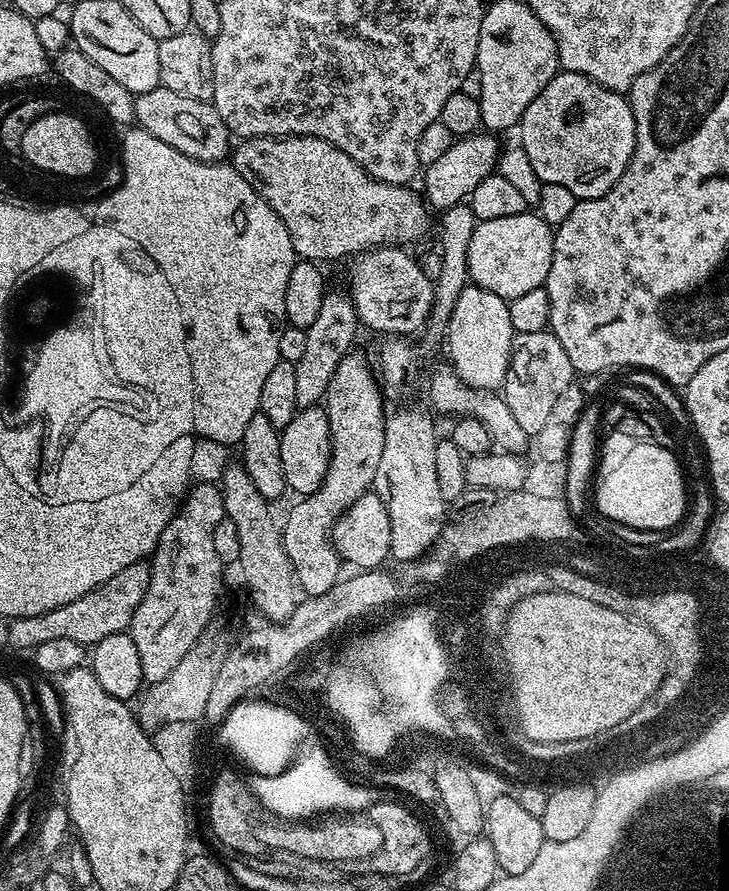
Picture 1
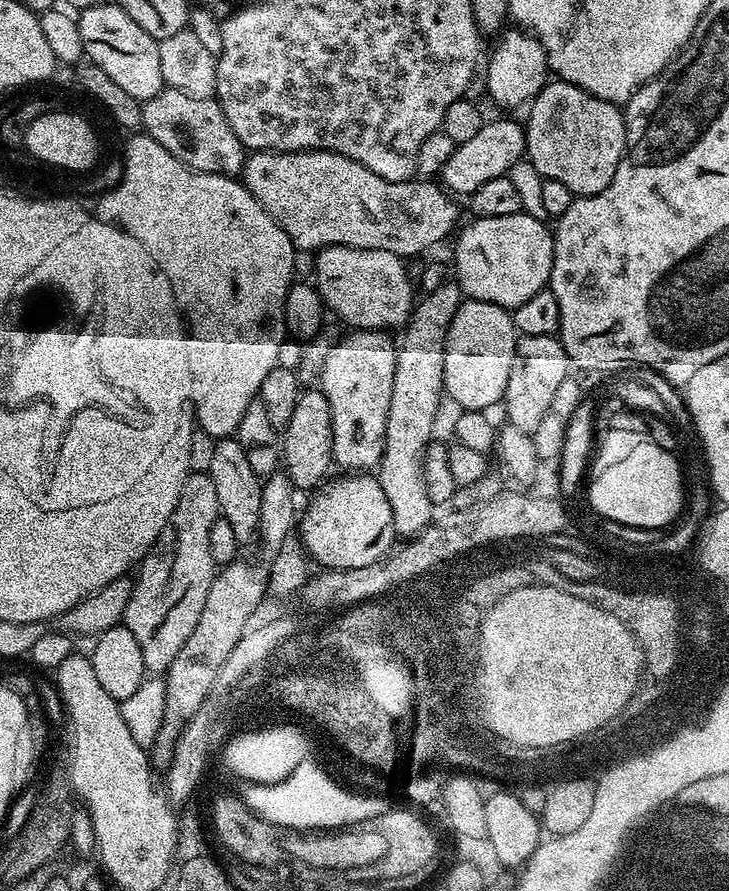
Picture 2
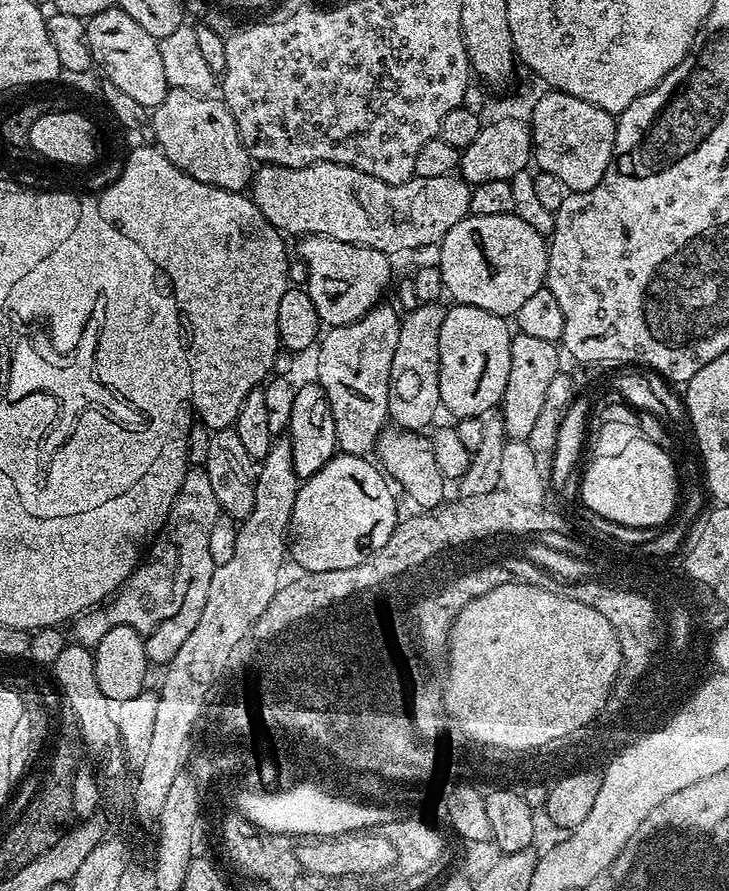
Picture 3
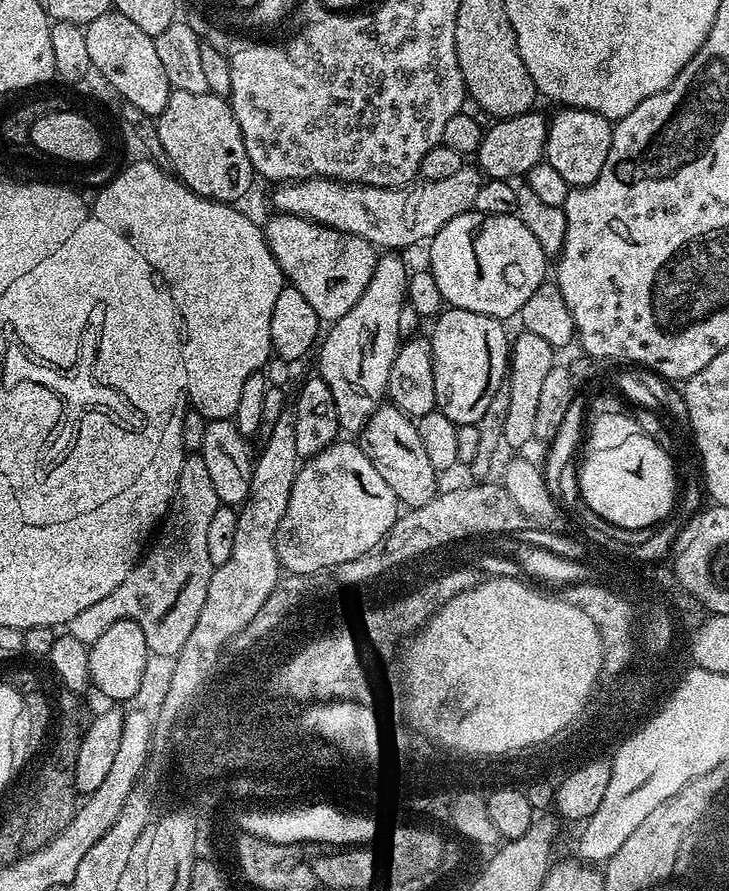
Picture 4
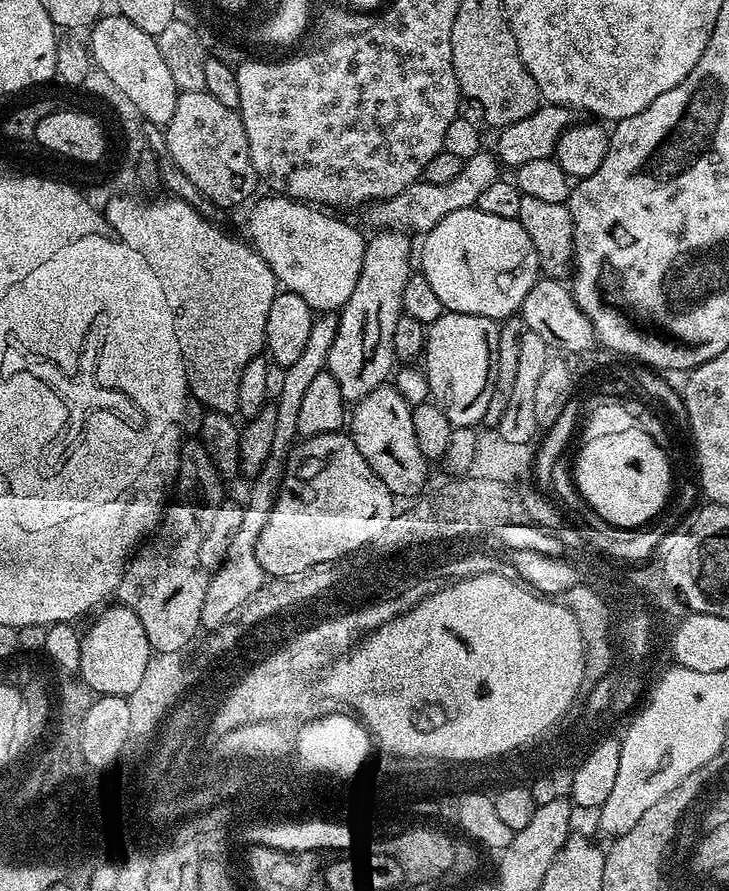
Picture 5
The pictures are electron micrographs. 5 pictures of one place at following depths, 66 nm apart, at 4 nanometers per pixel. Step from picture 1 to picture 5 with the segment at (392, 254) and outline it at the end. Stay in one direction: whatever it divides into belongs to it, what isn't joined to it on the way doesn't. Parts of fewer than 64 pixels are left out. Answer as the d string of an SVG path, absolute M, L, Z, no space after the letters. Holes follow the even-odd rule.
M275 194L264 195L268 196L261 195L251 205L252 213L248 216L246 236L252 247L268 263L281 289L298 294L298 298L303 298L317 313L339 313L344 303L350 298L350 294L354 294L358 274L362 274L366 236L363 236L354 225L339 220L336 214L329 214L319 207L305 204L302 200L292 200L289 196Z

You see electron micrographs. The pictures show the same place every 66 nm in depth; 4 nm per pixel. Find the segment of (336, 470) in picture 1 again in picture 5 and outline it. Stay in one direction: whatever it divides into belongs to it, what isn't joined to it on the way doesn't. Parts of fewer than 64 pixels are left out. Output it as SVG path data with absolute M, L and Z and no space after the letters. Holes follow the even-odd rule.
M380 230L373 236L364 246L362 274L358 274L354 294L338 313L338 334L328 355L326 371L338 382L346 402L366 398L370 390L389 379L394 365L394 326L402 315L402 290L414 272L414 244L412 248L409 233Z

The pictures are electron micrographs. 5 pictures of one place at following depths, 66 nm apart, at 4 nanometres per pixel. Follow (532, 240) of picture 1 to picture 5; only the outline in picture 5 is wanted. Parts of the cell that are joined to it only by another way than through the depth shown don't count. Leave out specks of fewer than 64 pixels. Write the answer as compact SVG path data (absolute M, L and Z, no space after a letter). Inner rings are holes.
M480 208L446 214L418 248L418 268L449 312L478 314L497 322L519 313L520 304L541 279L534 242L519 219L497 218Z

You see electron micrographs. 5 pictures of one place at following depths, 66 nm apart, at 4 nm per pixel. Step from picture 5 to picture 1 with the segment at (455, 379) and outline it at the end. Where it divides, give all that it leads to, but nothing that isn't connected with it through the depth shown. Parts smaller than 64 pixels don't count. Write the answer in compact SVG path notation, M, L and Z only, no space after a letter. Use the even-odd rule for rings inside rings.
M469 283L462 294L458 294L454 314L450 314L446 337L447 359L471 388L499 389L508 373L513 335L508 301L498 294L490 294L490 290L482 290L478 285Z

